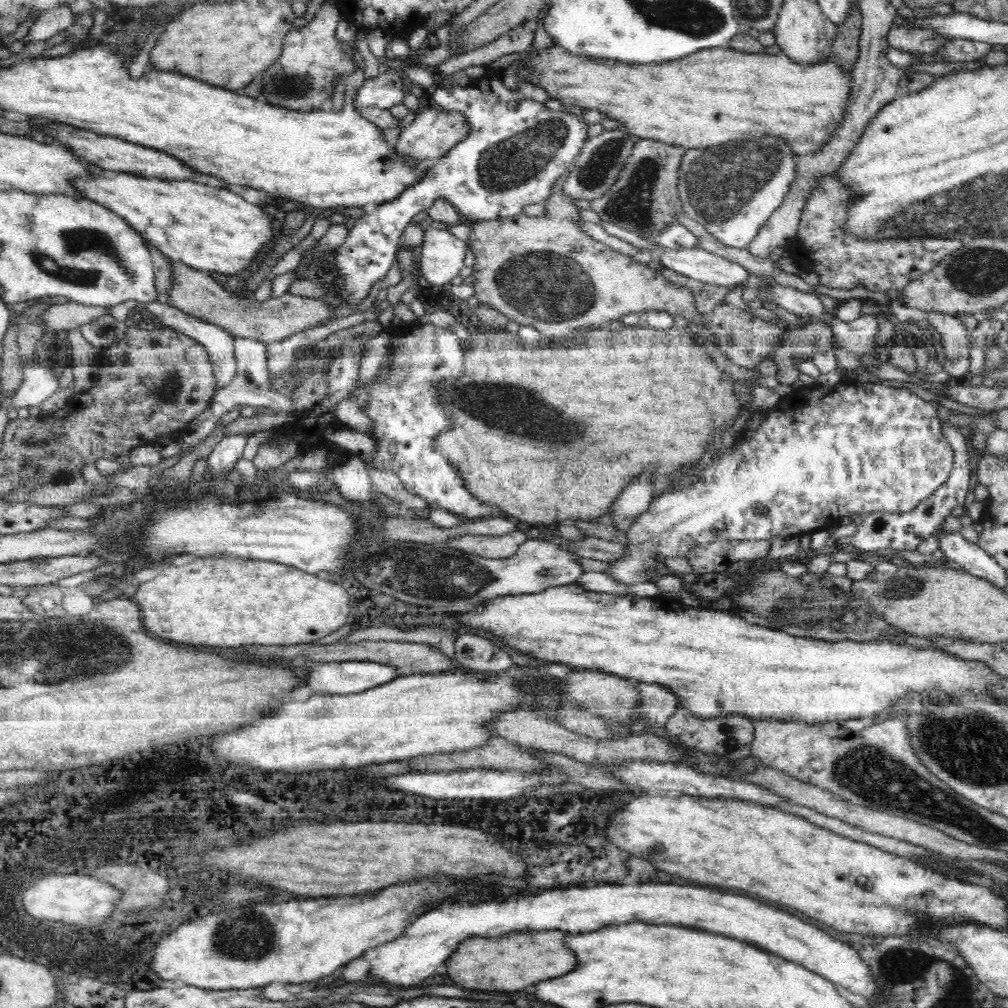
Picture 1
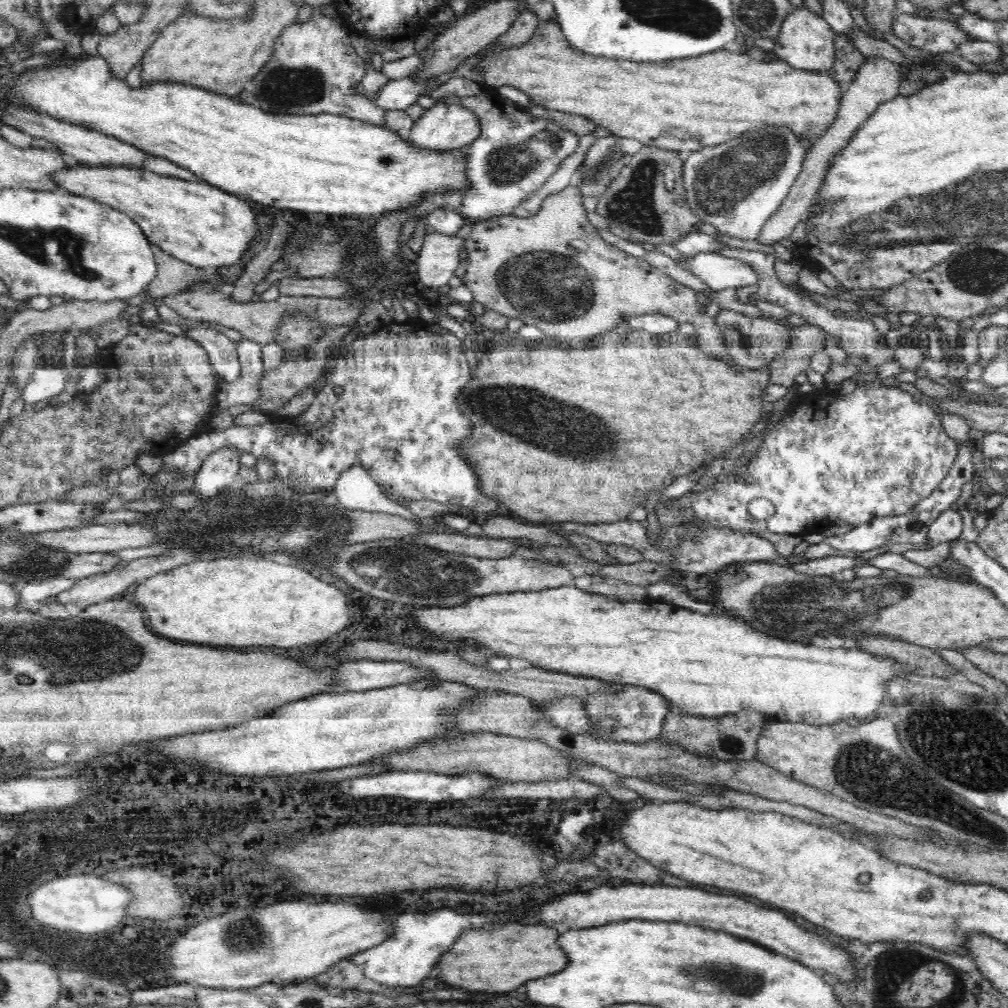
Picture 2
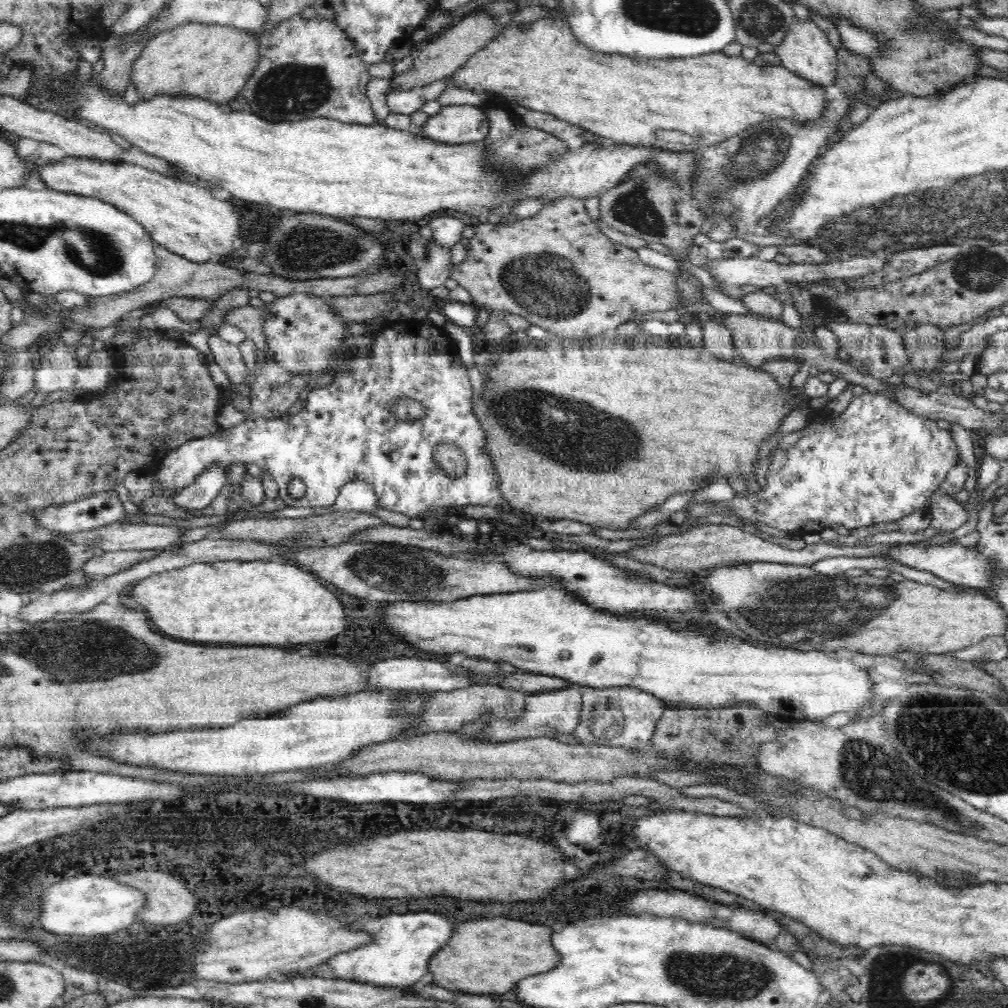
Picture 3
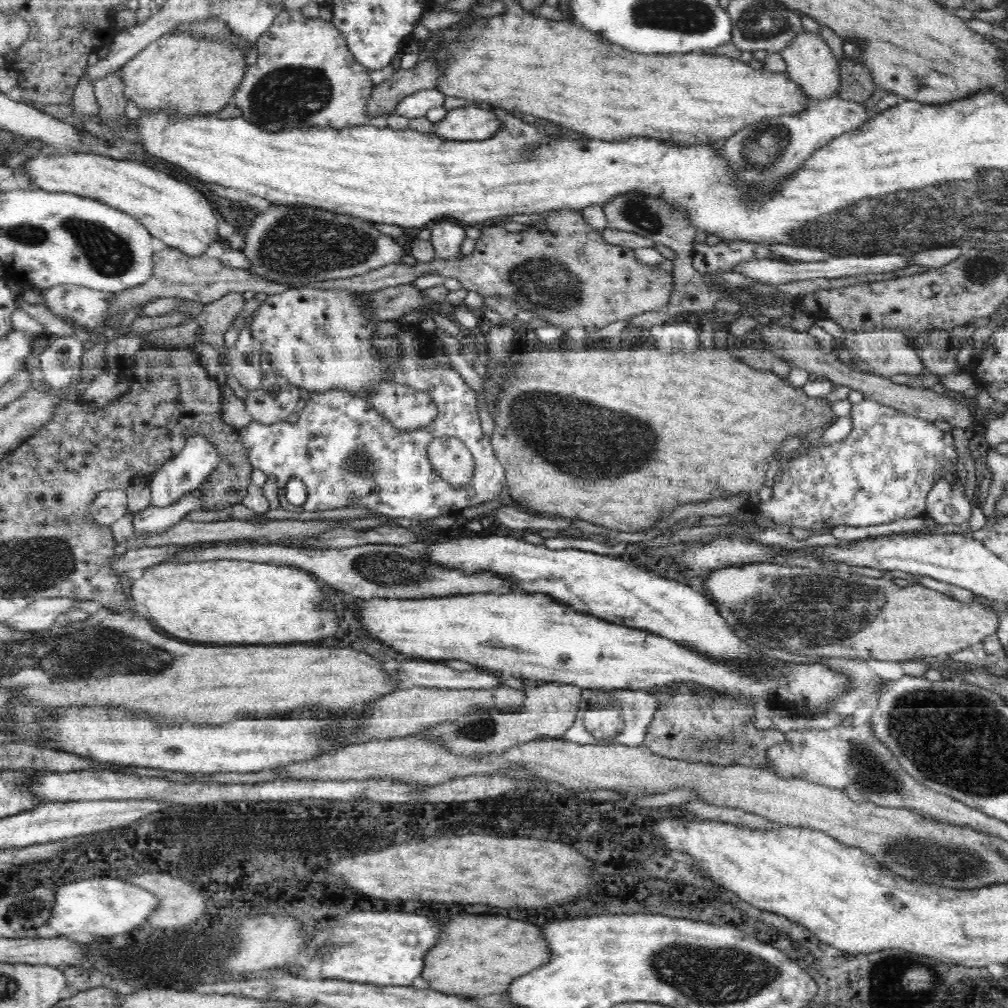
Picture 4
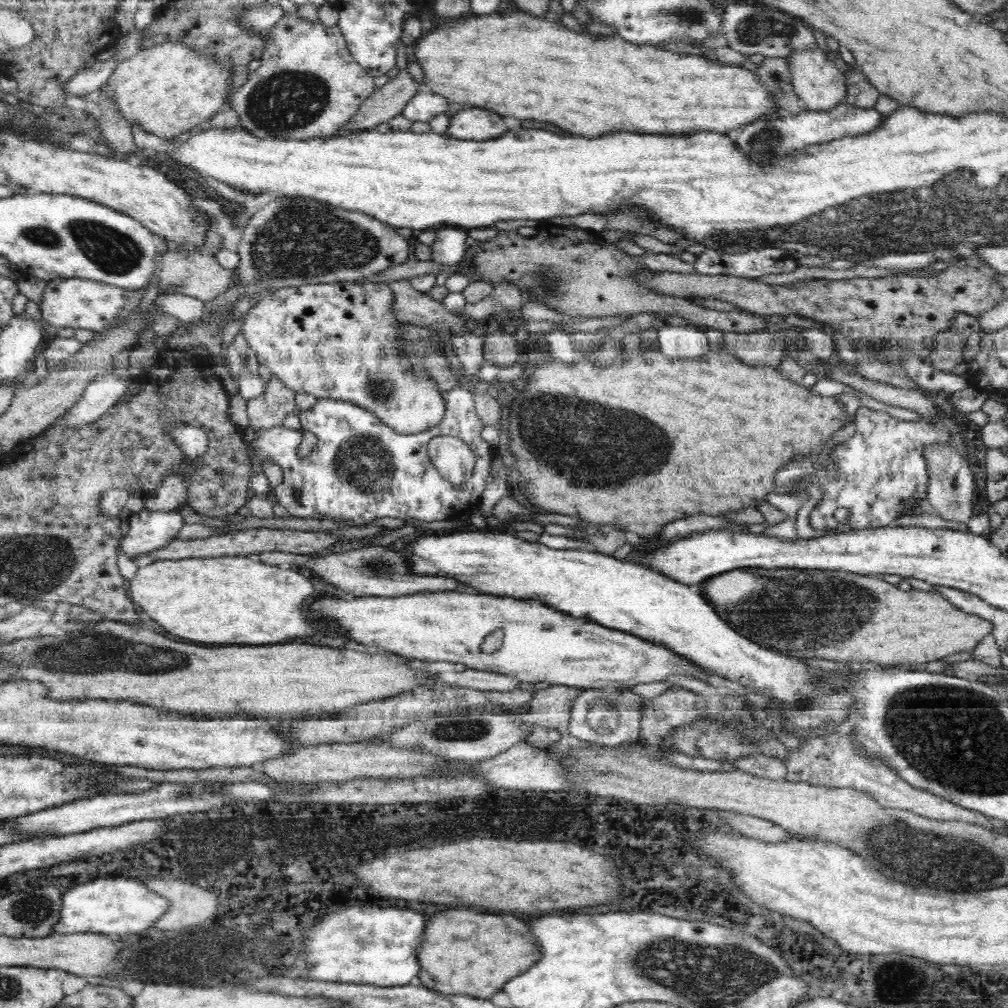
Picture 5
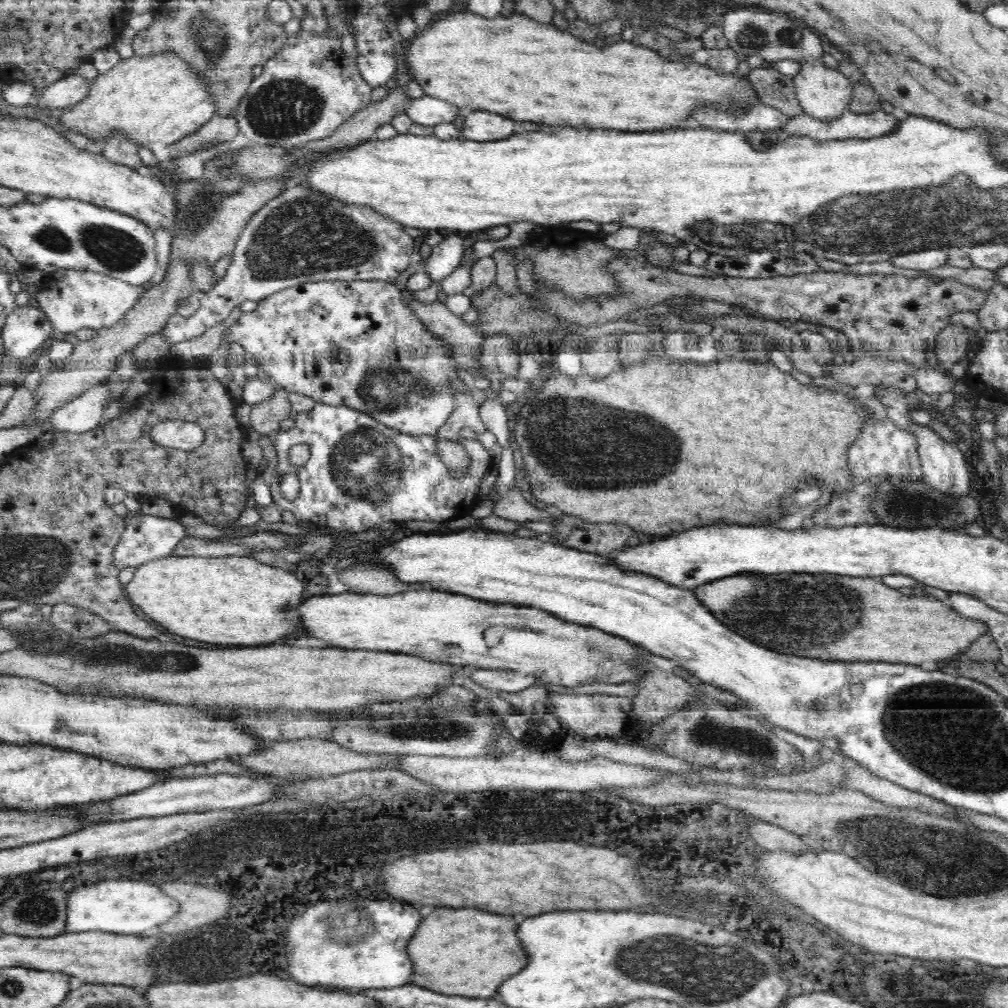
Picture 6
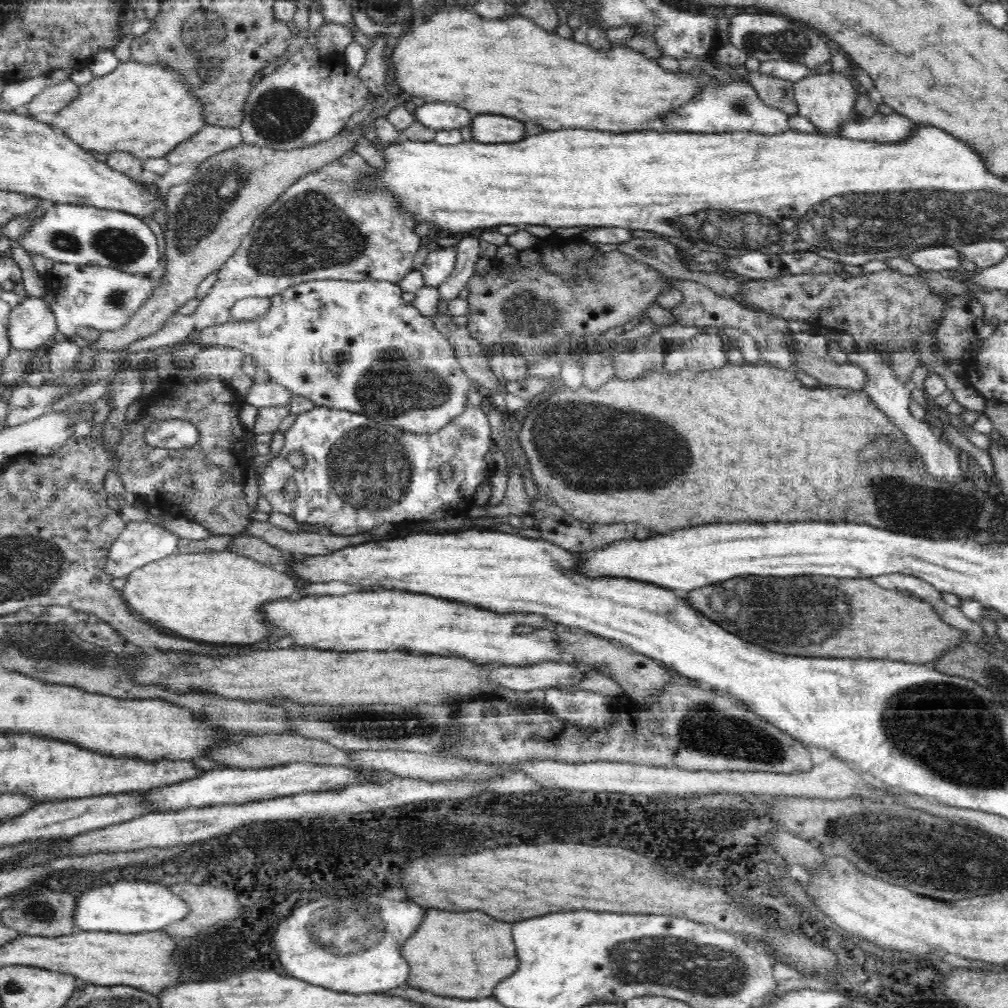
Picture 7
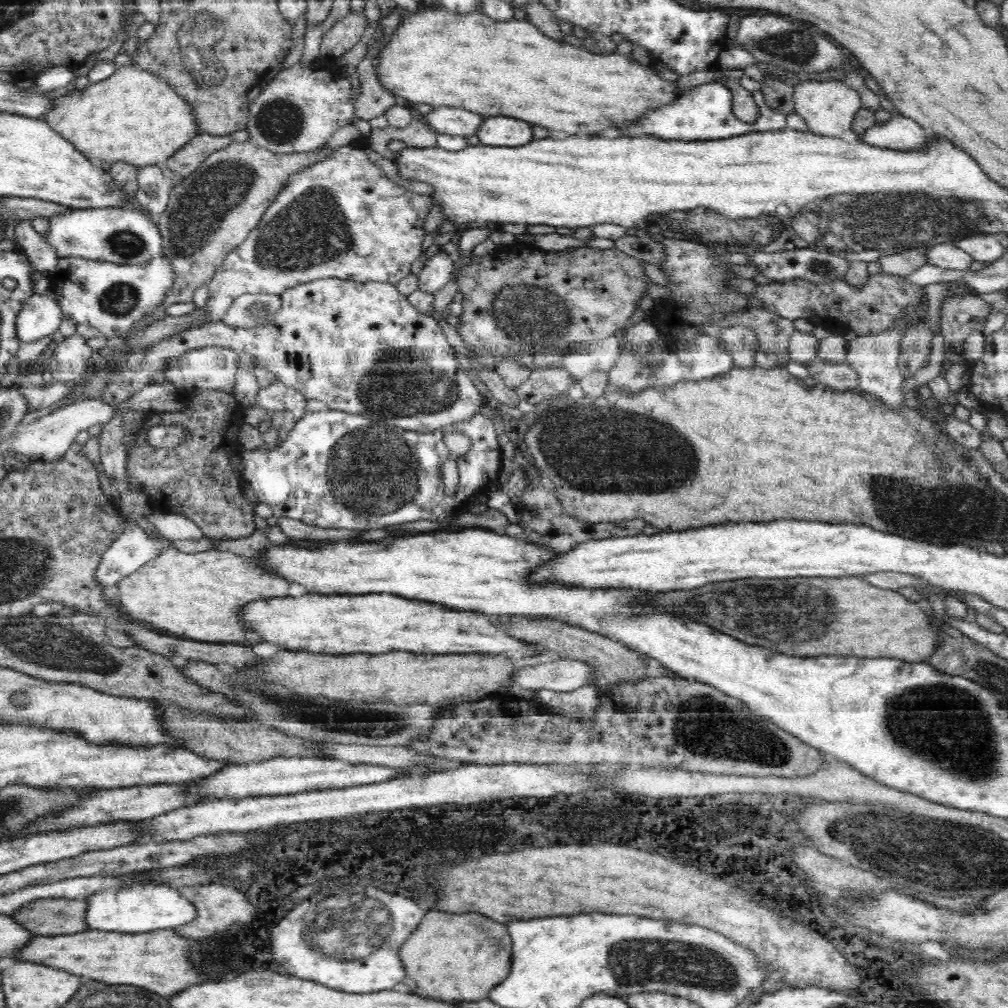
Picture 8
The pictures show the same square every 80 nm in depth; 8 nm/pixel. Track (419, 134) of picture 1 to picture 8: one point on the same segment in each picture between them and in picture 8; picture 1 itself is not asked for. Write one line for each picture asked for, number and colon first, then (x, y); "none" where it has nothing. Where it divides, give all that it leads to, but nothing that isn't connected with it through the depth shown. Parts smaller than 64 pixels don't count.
2: (442, 128)
3: (453, 124)
4: (466, 123)
5: (475, 124)
6: (481, 127)
7: (489, 129)
8: (501, 131)

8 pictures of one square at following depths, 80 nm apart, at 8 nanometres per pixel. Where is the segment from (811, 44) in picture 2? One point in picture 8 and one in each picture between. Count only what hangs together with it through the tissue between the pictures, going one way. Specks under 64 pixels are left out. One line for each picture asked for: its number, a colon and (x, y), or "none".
3: (806, 51)
4: (811, 65)
5: (816, 80)
6: (823, 93)
7: (827, 100)
8: (829, 108)

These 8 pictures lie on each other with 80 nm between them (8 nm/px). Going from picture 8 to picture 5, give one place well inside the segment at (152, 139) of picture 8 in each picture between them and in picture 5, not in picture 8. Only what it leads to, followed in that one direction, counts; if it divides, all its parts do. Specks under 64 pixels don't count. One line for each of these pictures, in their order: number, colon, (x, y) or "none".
5: (169, 90)
6: (149, 100)
7: (144, 110)

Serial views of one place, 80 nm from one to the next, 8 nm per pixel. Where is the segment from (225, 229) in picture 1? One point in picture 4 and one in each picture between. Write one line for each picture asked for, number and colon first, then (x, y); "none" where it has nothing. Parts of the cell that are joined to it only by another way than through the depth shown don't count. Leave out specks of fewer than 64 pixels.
2: (197, 223)
3: (187, 219)
4: (178, 214)

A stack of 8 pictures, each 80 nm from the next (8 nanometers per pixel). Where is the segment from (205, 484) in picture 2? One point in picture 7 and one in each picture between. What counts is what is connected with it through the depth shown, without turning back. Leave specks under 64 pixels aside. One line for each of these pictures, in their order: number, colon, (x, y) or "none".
3: (200, 493)
4: (152, 519)
5: (148, 531)
6: (145, 538)
7: (140, 543)

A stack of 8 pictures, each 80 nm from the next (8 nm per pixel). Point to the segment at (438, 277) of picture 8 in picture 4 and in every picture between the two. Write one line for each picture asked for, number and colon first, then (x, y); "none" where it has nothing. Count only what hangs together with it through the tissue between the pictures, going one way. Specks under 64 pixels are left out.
4: (447, 237)
5: (448, 248)
6: (446, 256)
7: (441, 261)

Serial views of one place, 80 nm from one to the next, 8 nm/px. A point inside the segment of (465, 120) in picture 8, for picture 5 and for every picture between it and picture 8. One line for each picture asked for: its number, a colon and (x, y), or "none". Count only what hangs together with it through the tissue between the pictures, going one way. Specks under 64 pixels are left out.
5: (424, 106)
6: (427, 111)
7: (438, 116)

